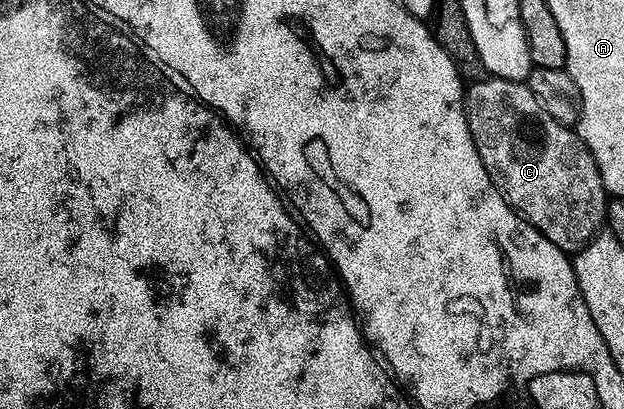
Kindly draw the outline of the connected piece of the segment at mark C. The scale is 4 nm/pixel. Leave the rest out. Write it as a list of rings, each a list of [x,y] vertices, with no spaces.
[[[486,78],[470,83],[467,88],[467,115],[469,118],[469,132],[473,135],[473,141],[477,147],[479,158],[483,162],[483,166],[488,170],[489,176],[493,179],[493,183],[501,189],[504,197],[508,200],[509,205],[514,208],[521,216],[525,217],[531,226],[535,226],[552,244],[559,246],[561,251],[566,254],[574,254],[582,251],[594,239],[593,236],[597,231],[602,231],[605,224],[605,205],[607,203],[607,193],[605,184],[601,180],[601,175],[597,169],[595,158],[589,153],[585,143],[581,137],[577,135],[572,127],[560,124],[558,120],[553,120],[551,114],[547,114],[547,110],[539,102],[539,98],[535,98],[535,94],[529,89],[528,83],[519,80],[499,80],[496,78]]]

